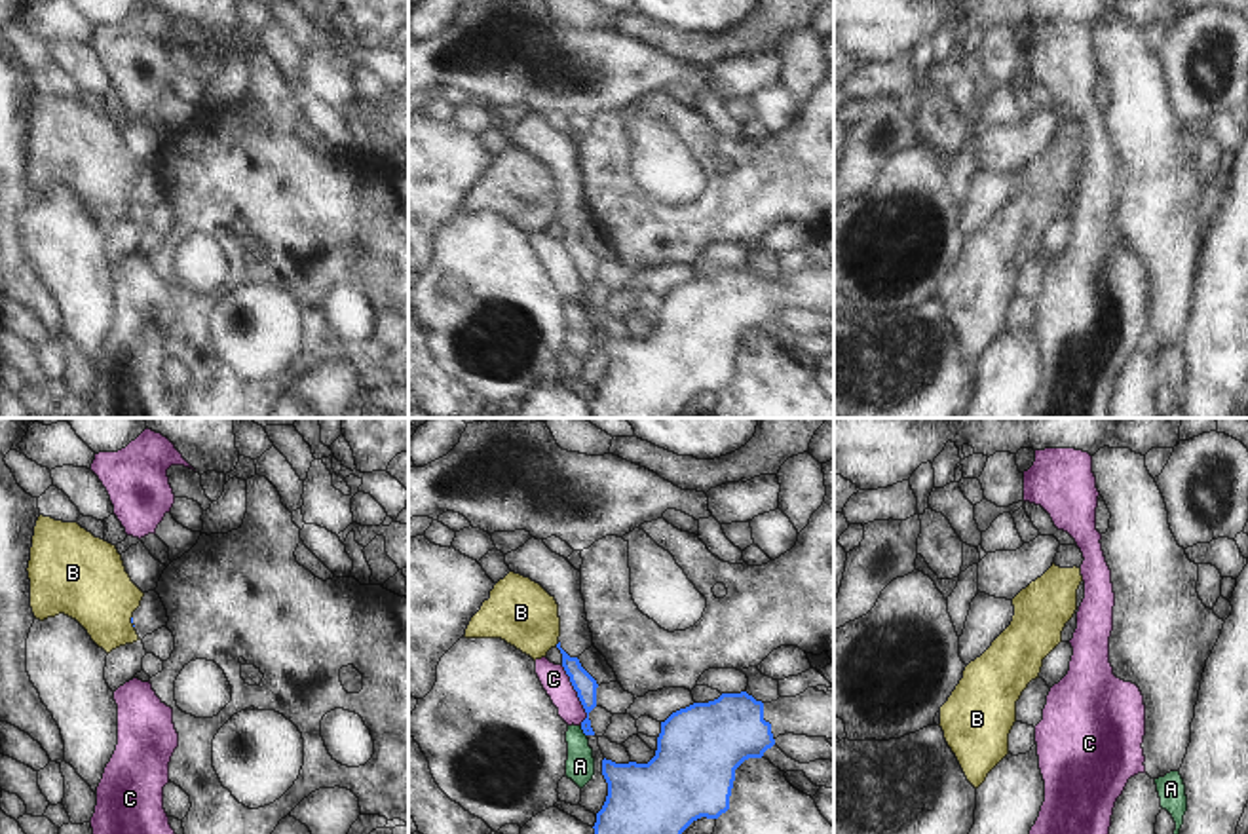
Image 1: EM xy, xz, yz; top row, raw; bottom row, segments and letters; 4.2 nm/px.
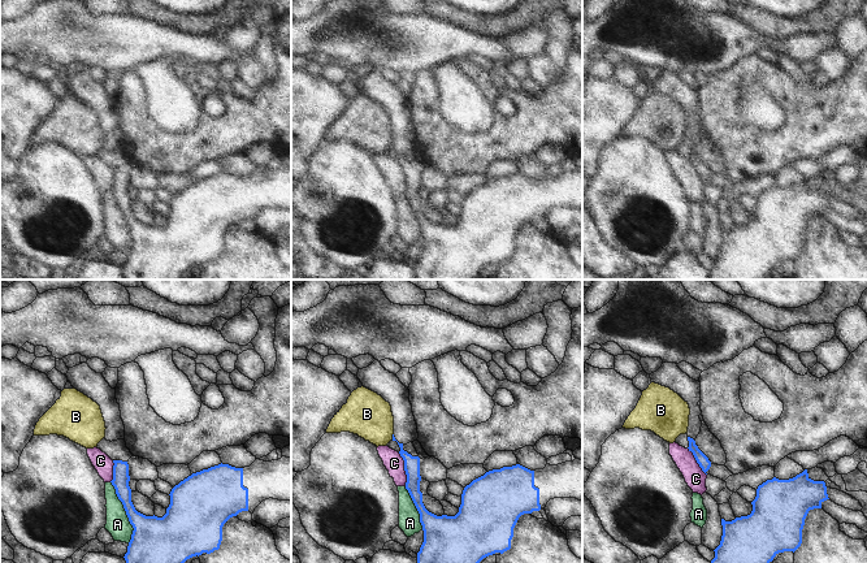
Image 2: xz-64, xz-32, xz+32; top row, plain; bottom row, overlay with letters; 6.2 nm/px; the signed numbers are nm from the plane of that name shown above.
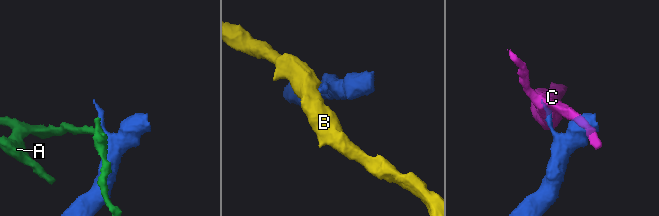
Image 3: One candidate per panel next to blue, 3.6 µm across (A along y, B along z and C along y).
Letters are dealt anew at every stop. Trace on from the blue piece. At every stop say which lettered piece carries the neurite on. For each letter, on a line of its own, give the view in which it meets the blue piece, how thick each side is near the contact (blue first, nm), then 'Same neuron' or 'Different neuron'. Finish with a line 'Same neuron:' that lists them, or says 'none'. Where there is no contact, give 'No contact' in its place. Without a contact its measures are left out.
A: Touches blue in xz. Thickness 90 nm (blue) against 130 nm. Different neuron
B: Touches blue in xy. Thickness 20 nm (blue) against 340 nm. Different neuron
C: Touches blue in xz. Thickness 90 nm (blue) against 120 nm. Different neuron
Same neuron: none

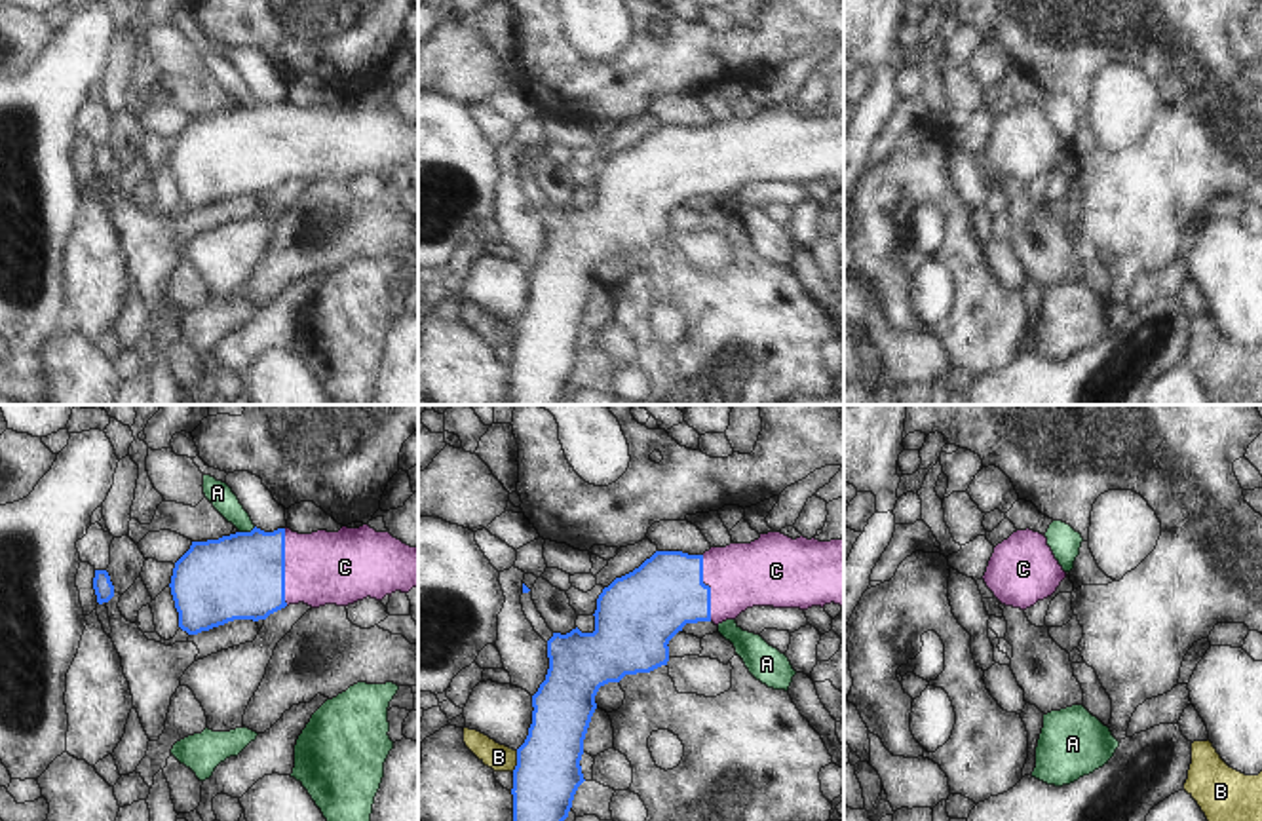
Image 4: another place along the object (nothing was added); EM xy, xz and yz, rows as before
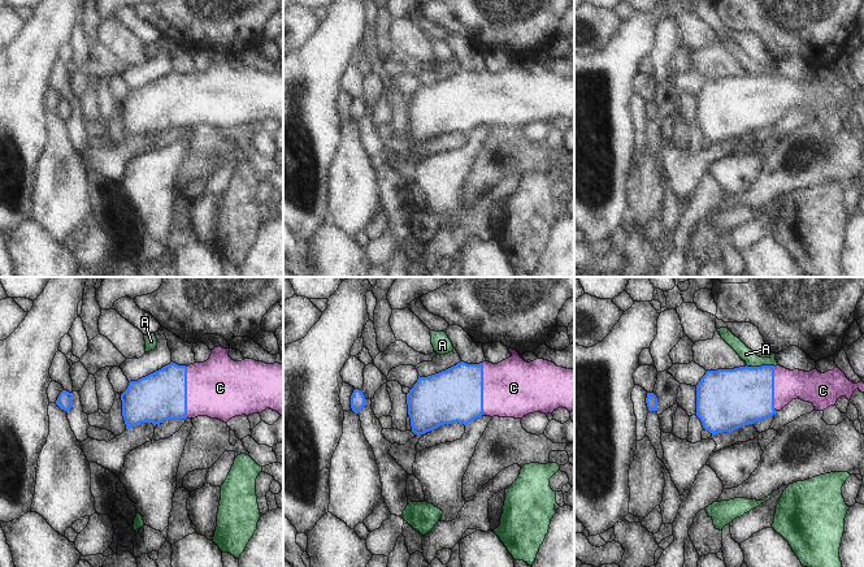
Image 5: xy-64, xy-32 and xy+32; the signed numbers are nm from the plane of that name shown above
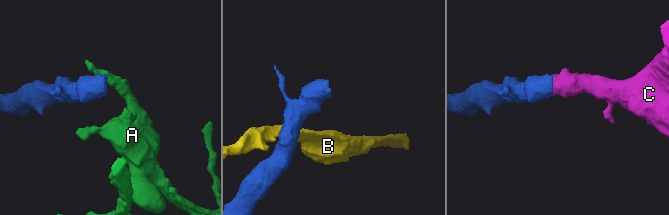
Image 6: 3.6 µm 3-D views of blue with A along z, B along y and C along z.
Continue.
A: Touches blue in xy. Thickness 360 nm (blue) against 100 nm. Different neuron
B: Touches blue in xz. Thickness 280 nm (blue) against 110 nm. Different neuron
C: Touches blue in xy. Thickness 360 nm (blue) against 300 nm. Same neuron
Same neuron: C

